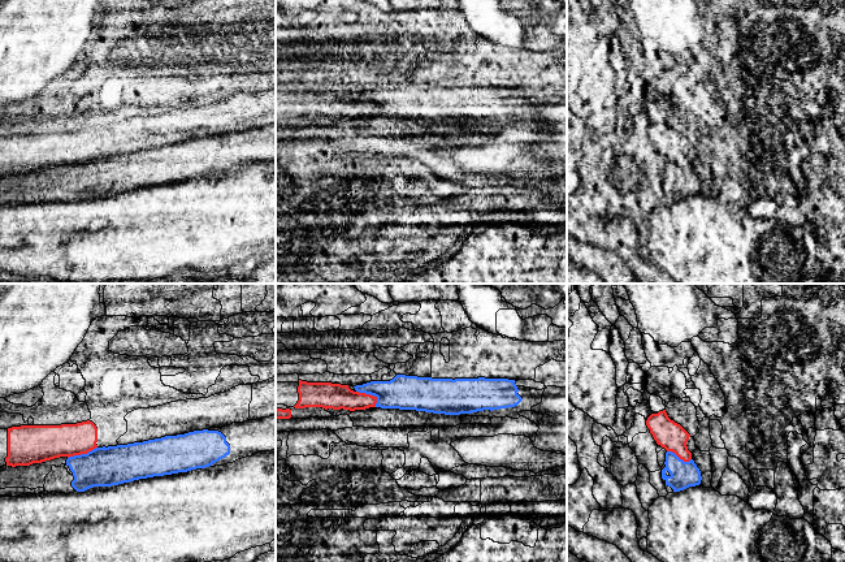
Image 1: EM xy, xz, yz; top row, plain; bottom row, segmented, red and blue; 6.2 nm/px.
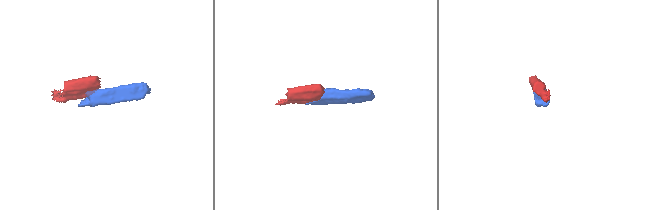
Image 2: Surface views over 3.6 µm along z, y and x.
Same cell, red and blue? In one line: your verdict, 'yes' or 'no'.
no

